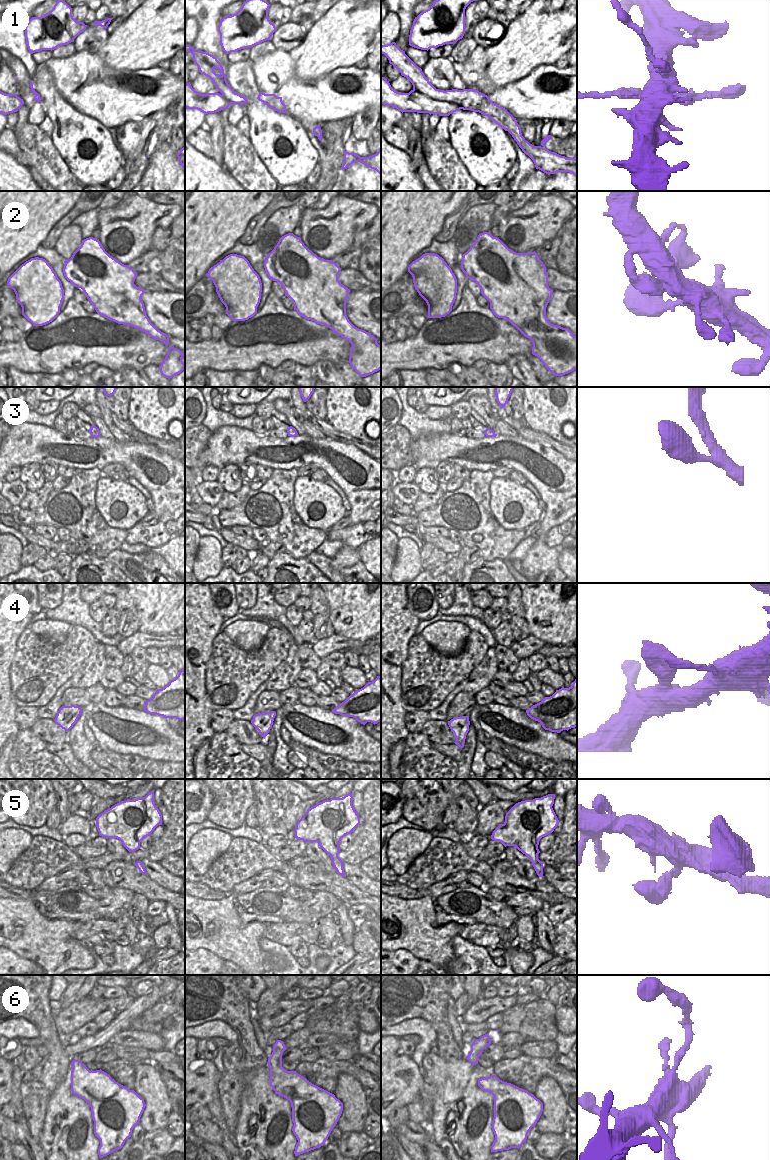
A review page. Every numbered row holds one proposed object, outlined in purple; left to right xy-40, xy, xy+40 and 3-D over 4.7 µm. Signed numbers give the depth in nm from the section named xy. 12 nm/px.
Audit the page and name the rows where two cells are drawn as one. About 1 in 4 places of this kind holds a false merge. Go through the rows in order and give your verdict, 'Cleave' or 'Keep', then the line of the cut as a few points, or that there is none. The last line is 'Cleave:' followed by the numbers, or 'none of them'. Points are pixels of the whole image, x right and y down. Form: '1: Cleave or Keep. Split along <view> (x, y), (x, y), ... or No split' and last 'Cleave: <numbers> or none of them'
1: Cleave. Split along xy+40 (413, 88), (430, 95), (436, 95), (445, 91)
2: Keep. No split
3: Keep. No split
4: Keep. No split
5: Keep. No split
6: Keep. No split
Cleave: 1

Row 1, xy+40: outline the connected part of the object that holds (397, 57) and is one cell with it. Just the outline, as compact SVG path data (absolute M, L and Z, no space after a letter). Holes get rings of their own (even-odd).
M395 42L381 46L381 54L384 54L402 76L406 77L413 85L413 89L430 96L444 93L444 90L436 89L425 77L419 68Z

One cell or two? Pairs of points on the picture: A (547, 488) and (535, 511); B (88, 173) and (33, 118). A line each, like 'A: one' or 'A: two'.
A: two
B: two

